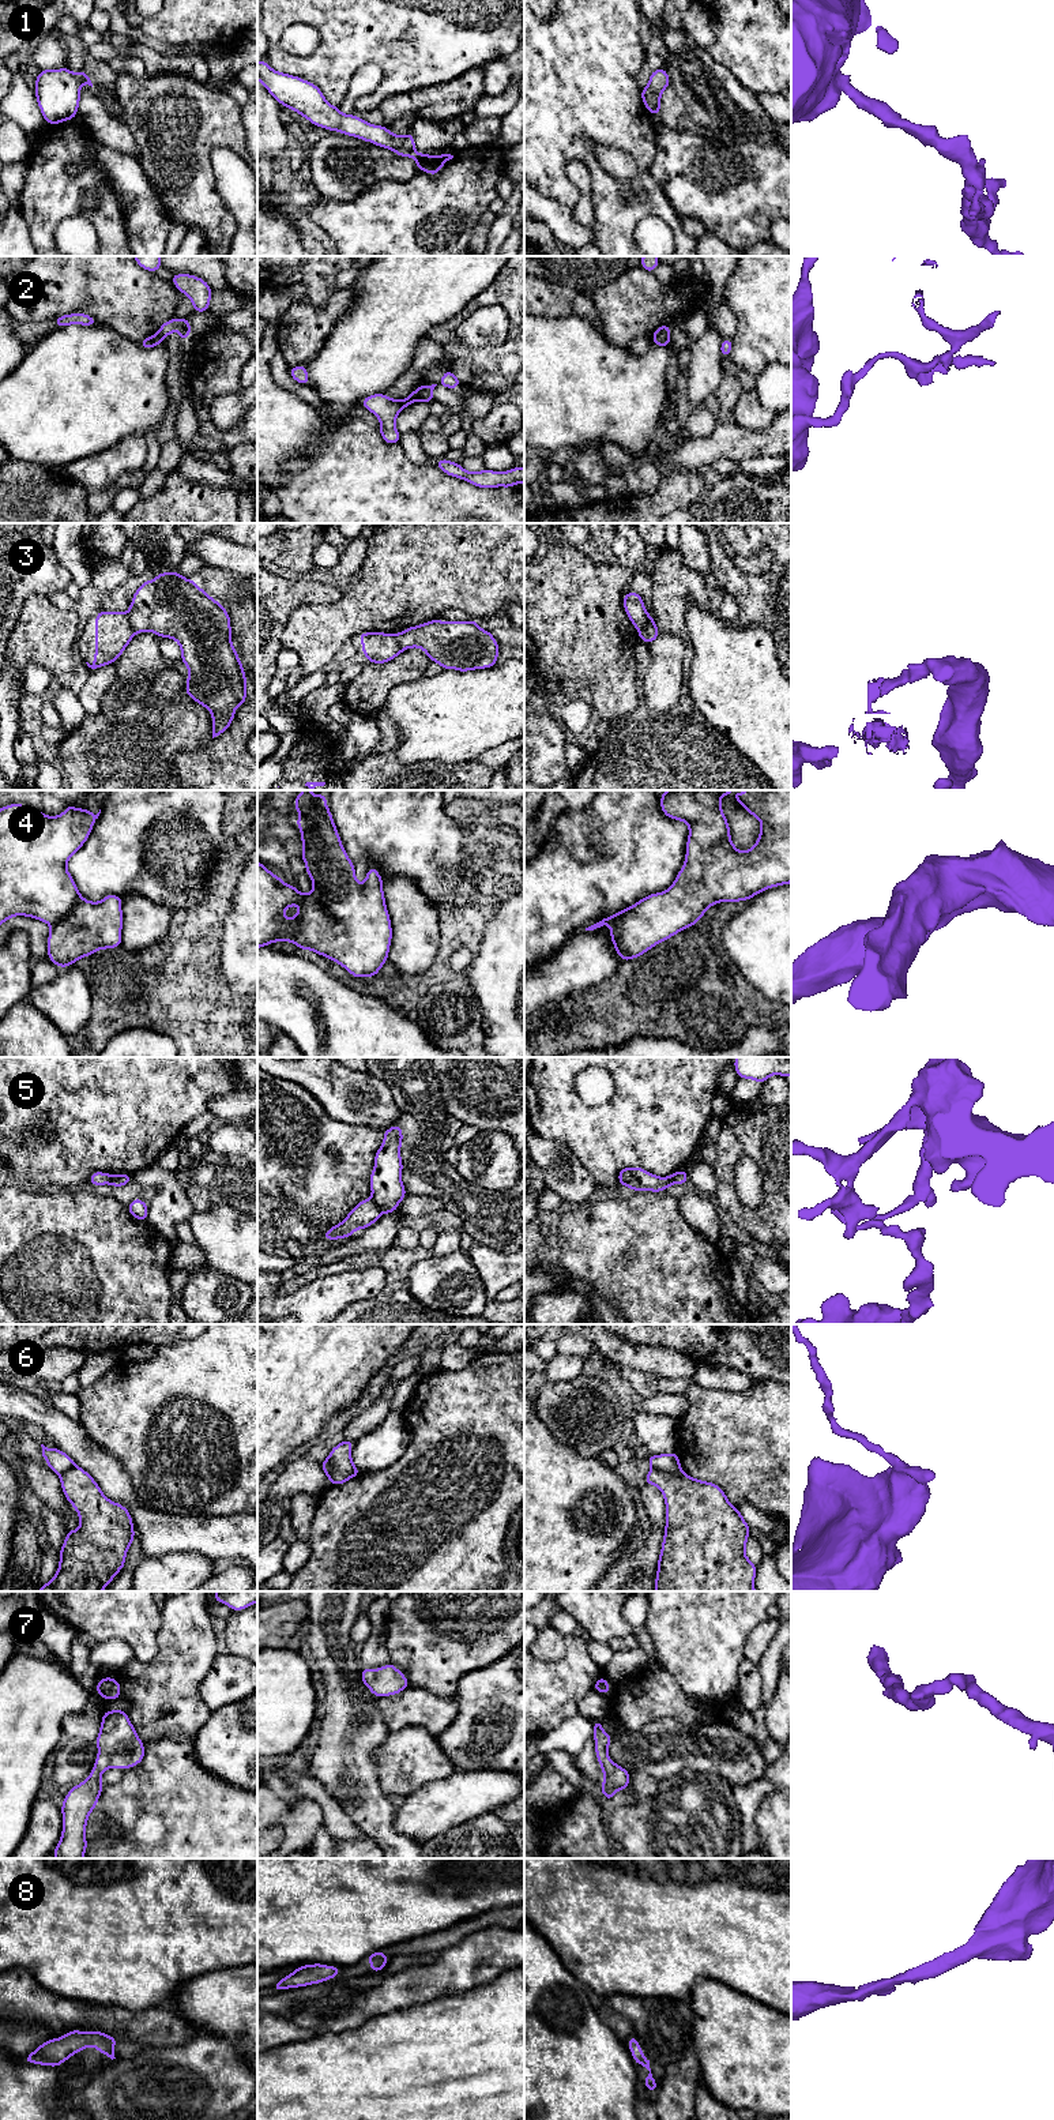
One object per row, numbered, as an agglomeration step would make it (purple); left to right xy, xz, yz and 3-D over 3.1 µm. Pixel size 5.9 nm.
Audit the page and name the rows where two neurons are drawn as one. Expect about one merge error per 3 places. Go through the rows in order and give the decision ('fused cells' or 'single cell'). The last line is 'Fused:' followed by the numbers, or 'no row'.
1: single cell
2: fused cells
3: fused cells
4: single cell
5: fused cells
6: fused cells
7: single cell
8: single cell
Fused: 2, 3, 5, 6

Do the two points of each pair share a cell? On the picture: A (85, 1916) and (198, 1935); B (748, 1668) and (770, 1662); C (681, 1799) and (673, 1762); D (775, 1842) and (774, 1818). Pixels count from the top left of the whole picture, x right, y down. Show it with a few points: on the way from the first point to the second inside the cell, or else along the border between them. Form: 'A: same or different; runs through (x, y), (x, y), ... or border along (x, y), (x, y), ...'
A: same; runs through (113, 1916), (169, 1916)
B: different; border along (757, 1665), (761, 1673), (763, 1696)
C: different; border along (707, 1773), (676, 1774), (658, 1782)
D: same; runs through (775, 1837), (775, 1823)

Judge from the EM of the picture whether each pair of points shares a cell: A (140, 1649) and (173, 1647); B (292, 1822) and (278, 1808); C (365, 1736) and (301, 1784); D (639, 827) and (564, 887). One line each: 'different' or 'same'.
A: different
B: different
C: different
D: same

